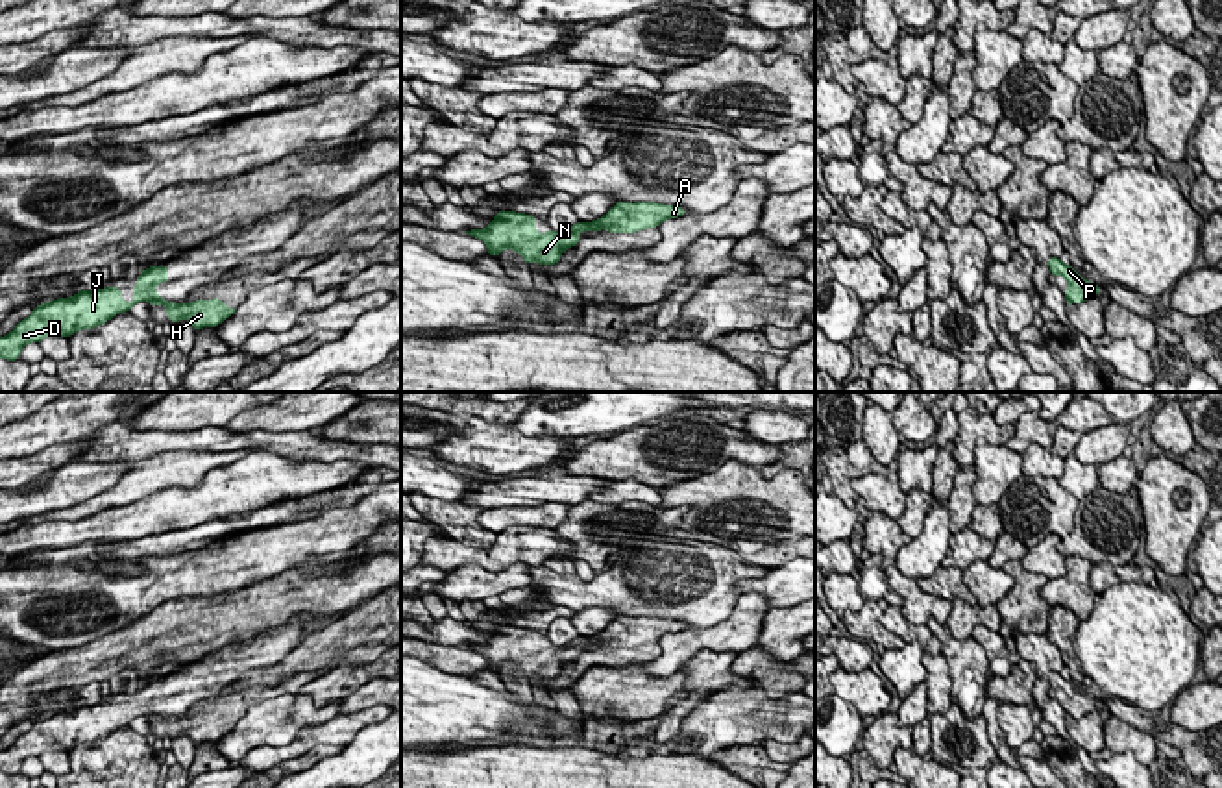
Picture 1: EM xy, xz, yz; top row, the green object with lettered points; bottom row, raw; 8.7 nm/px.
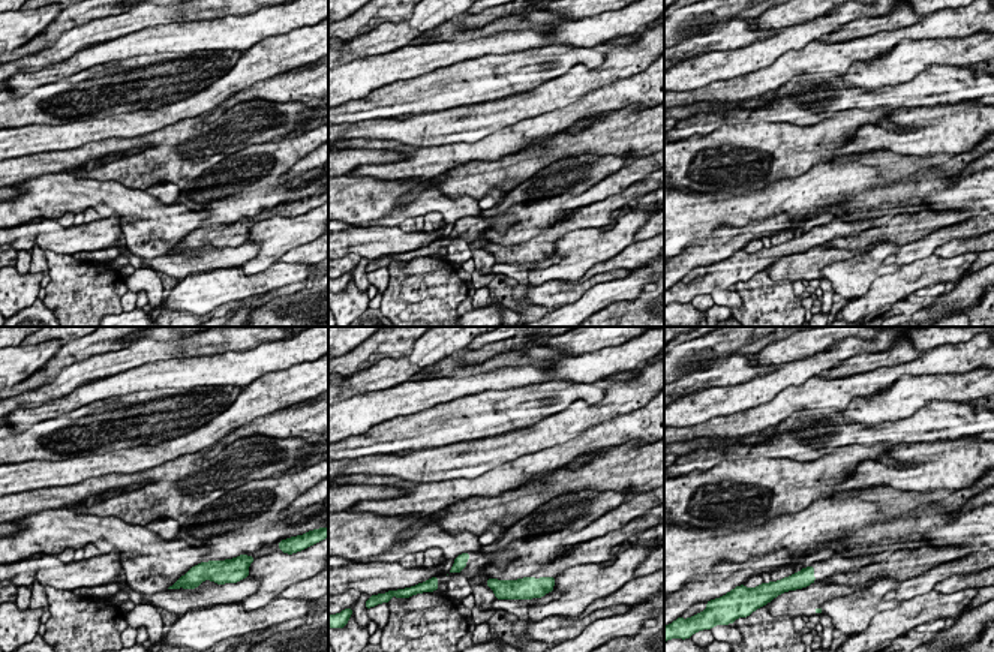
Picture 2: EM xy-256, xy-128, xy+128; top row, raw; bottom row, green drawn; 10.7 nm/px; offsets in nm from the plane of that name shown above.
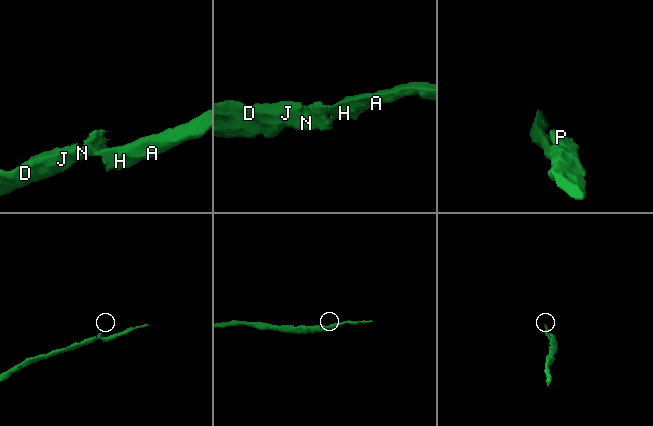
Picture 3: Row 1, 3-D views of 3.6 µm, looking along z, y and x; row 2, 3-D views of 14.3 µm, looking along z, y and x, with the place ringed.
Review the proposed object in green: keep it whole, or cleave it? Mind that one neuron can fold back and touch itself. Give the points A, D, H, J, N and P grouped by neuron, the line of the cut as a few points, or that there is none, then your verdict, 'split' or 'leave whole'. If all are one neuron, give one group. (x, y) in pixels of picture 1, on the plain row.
groups A H / D J N P; cut xz (564, 646), (577, 648); split

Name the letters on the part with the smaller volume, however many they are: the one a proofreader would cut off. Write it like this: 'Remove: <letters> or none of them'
Remove: A, H

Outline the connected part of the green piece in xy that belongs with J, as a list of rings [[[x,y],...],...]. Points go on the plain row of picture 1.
[[[144,683],[131,701],[135,714],[124,716],[122,703],[102,701],[94,707],[79,705],[72,712],[57,712],[37,720],[33,727],[18,736],[11,747],[0,751],[0,771],[7,775],[20,773],[22,762],[30,757],[41,757],[48,749],[70,751],[79,744],[94,744],[109,733],[129,725],[137,716],[163,714],[155,707],[157,697],[166,697],[168,683]]]

